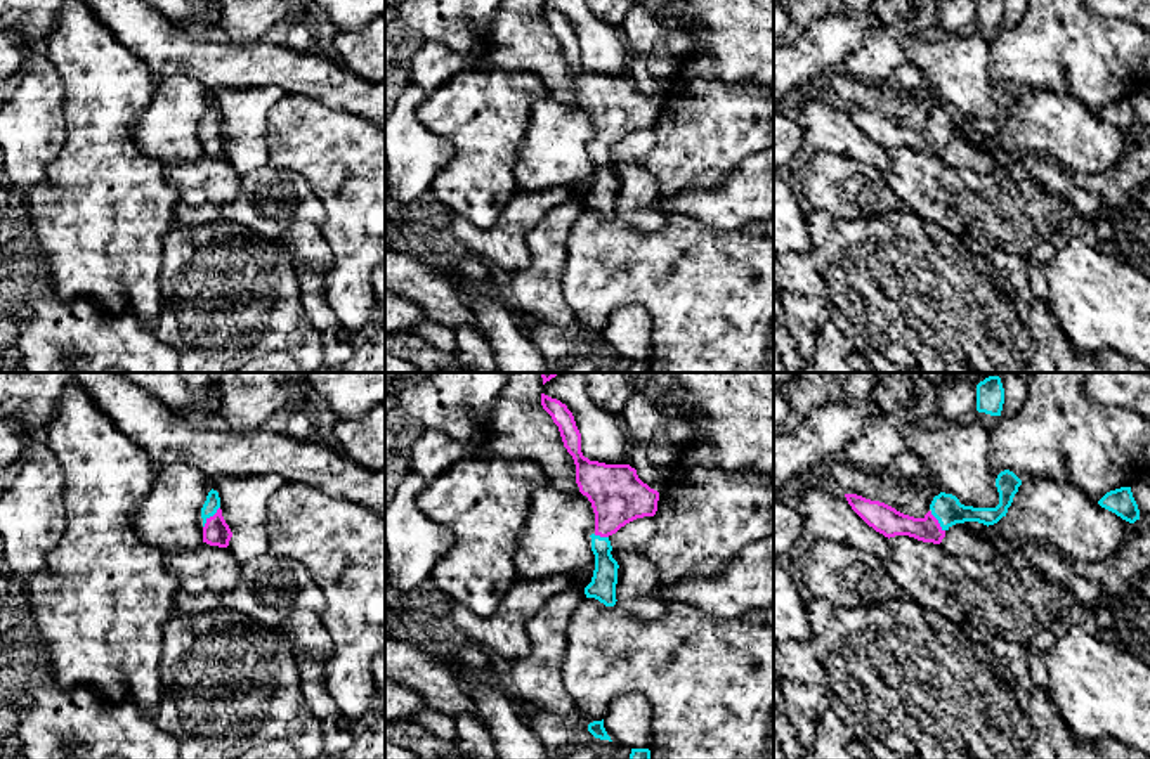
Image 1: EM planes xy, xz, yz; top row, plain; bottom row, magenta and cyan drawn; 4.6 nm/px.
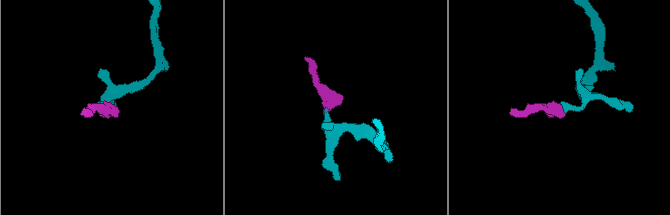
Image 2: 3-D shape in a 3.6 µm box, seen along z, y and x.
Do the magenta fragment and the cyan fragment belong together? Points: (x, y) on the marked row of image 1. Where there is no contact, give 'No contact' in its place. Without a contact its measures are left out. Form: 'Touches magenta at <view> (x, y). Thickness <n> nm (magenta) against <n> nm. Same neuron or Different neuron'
Touches magenta at xy (210, 517). Thickness 130 nm (magenta) against 70 nm. Same neuron

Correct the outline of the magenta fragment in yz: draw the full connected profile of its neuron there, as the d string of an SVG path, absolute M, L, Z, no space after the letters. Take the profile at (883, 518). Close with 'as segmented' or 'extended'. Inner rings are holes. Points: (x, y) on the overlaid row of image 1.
M1004 470L996 478L999 504L996 508L964 506L952 494L940 492L933 497L930 511L923 518L914 518L897 511L895 508L871 501L857 494L845 494L852 509L876 532L885 537L909 535L923 542L940 544L945 532L964 522L978 522L994 525L1006 516L1022 480L1010 470Z; extended

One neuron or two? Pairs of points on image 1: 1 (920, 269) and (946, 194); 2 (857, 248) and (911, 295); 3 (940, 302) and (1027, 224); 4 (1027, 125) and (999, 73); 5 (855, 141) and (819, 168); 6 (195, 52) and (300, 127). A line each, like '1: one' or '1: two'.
1: two
2: one
3: two
4: two
5: two
6: two

